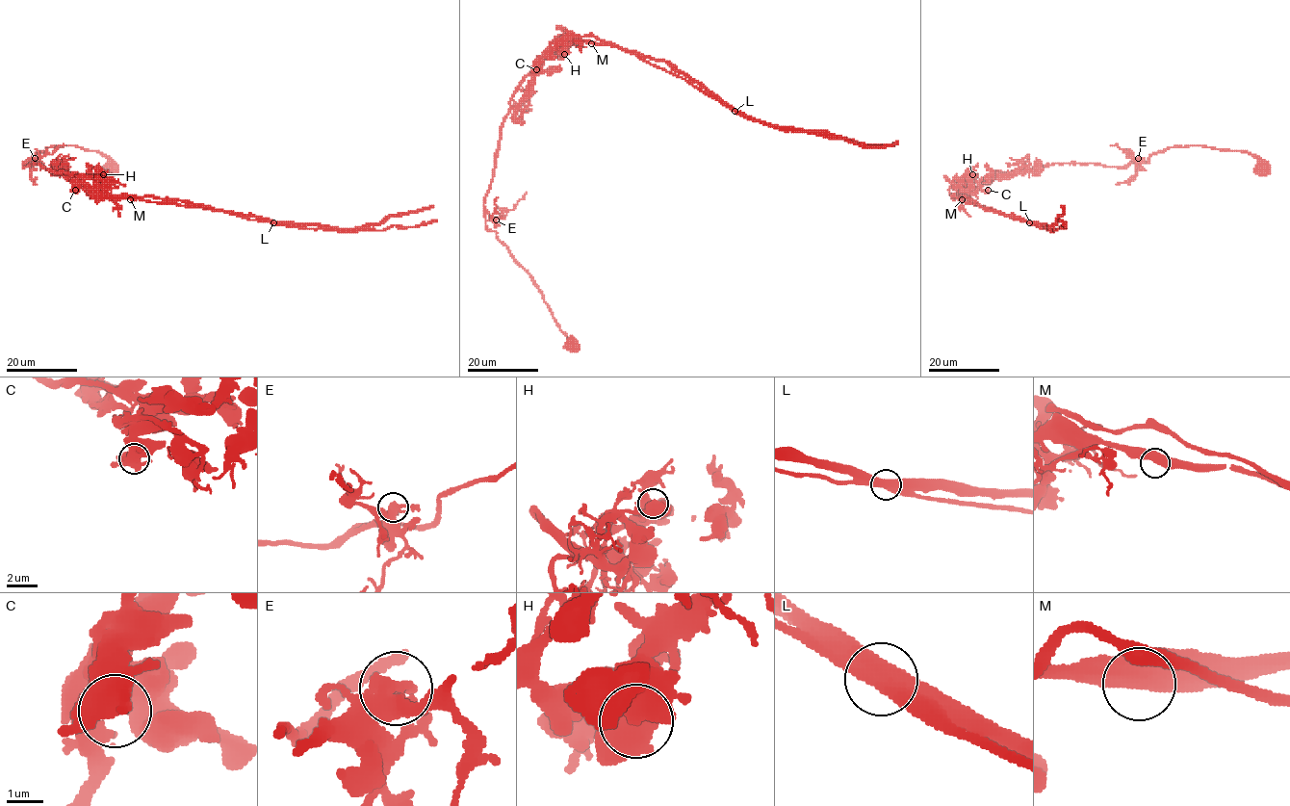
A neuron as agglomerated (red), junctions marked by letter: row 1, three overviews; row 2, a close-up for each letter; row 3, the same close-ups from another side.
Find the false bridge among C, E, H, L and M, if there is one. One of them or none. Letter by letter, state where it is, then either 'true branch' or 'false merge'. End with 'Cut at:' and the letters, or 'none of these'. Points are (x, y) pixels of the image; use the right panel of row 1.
C: (988, 190) | true branch
E: (1138, 158) | true branch
H: (972, 174) | true branch
L: (1029, 222) | false merge
M: (962, 199) | true branch
Cut at: L

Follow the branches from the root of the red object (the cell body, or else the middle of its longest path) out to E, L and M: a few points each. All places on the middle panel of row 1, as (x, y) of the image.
E: (573, 344), (532, 277), (514, 259), (497, 232), (487, 228), (485, 213), (496, 220)
L: (573, 344), (532, 277), (485, 220), (501, 126), (520, 82), (552, 50), (583, 39), (667, 61), (735, 110)
M: (573, 344), (532, 277), (487, 228), (484, 196), (520, 82), (552, 50), (576, 39), (591, 43)

